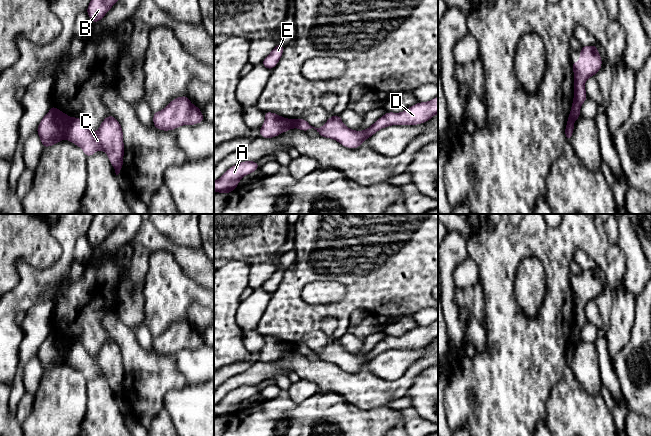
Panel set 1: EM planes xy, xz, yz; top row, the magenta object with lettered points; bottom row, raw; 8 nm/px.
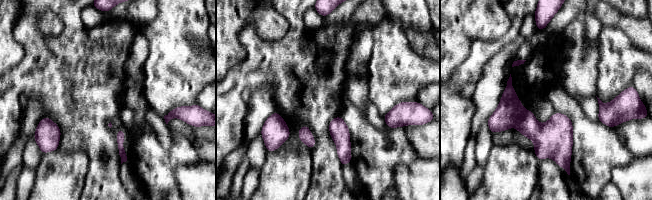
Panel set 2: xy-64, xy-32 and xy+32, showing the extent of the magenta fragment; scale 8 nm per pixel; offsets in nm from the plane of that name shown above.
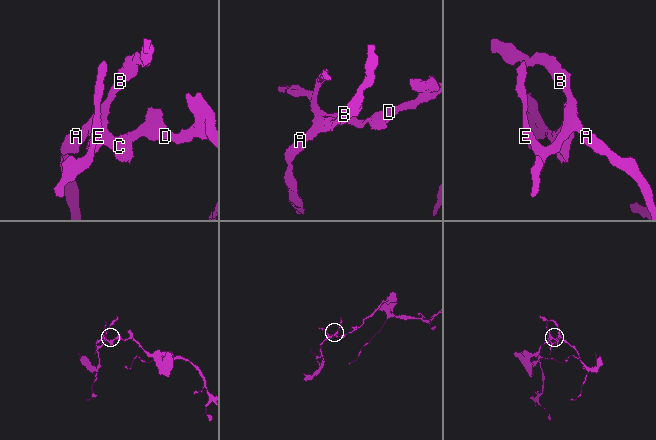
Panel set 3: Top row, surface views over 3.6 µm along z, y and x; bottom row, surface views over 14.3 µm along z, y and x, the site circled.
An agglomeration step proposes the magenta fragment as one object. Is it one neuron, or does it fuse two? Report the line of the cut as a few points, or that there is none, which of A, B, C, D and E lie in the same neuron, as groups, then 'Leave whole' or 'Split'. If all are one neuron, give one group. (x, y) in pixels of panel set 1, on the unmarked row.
Split along xy (70, 343), (64, 351), (64, 361). Groups: A B E / C D. Split

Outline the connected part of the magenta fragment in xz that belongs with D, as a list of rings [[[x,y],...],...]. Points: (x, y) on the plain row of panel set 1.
[[[438,320],[428,326],[419,326],[415,329],[412,329],[411,331],[407,332],[405,335],[403,335],[401,337],[386,336],[382,341],[380,341],[375,347],[373,347],[369,352],[365,353],[364,355],[355,355],[355,354],[352,354],[352,353],[346,351],[342,346],[341,340],[338,340],[338,339],[332,339],[326,345],[326,347],[320,352],[315,352],[315,351],[311,350],[307,344],[301,343],[301,342],[294,343],[293,347],[294,347],[294,351],[296,351],[304,356],[307,356],[309,353],[314,352],[318,356],[319,360],[334,363],[334,364],[338,365],[340,368],[342,368],[344,371],[347,371],[350,373],[357,373],[362,368],[363,365],[367,364],[369,361],[374,359],[377,355],[379,355],[382,352],[385,352],[385,351],[388,351],[391,349],[418,349],[418,348],[422,348],[422,347],[429,345],[435,338],[438,338]]]

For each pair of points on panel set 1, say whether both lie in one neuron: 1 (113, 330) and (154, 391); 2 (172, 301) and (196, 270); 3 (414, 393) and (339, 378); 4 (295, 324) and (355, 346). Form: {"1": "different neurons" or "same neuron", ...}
{"1": "same neuron", "2": "different neurons", "3": "different neurons", "4": "different neurons"}

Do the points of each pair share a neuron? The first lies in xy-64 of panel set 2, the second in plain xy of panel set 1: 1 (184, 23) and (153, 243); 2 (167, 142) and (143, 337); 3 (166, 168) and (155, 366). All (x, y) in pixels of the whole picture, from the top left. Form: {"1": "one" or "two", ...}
{"1": "two", "2": "one", "3": "one"}

